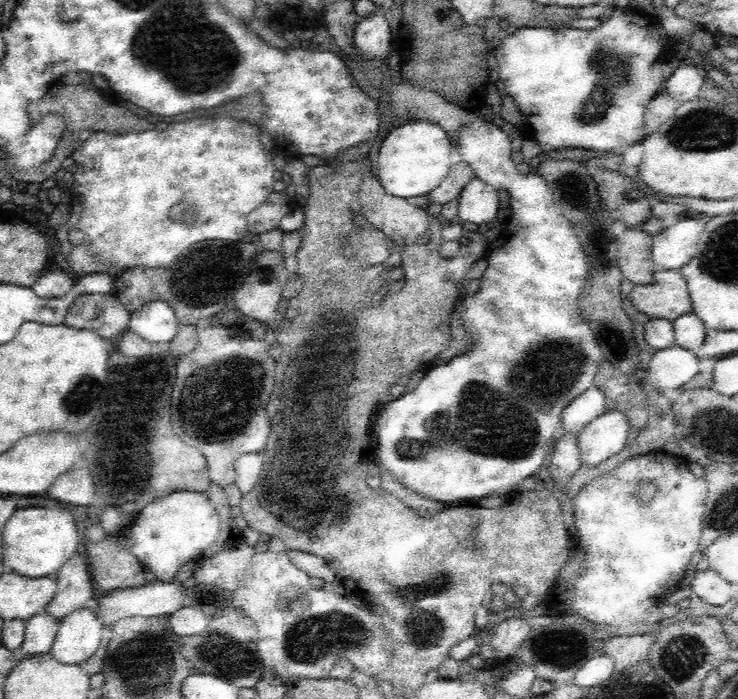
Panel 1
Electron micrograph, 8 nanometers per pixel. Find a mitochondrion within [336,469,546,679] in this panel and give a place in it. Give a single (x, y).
(423, 629)

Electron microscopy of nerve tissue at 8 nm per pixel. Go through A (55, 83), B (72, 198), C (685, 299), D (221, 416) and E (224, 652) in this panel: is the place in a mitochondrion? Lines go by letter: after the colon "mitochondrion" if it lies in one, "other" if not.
A: other
B: other
C: other
D: mitochondrion
E: other

